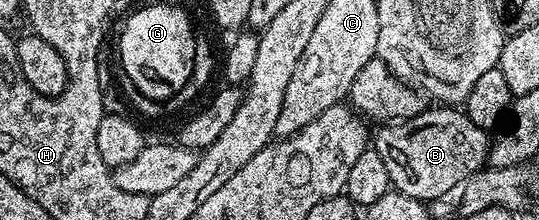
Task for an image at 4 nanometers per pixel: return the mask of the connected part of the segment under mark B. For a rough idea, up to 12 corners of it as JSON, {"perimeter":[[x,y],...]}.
{"perimeter":[[430,107],[373,135],[392,188],[424,201],[484,170],[489,135]]}

